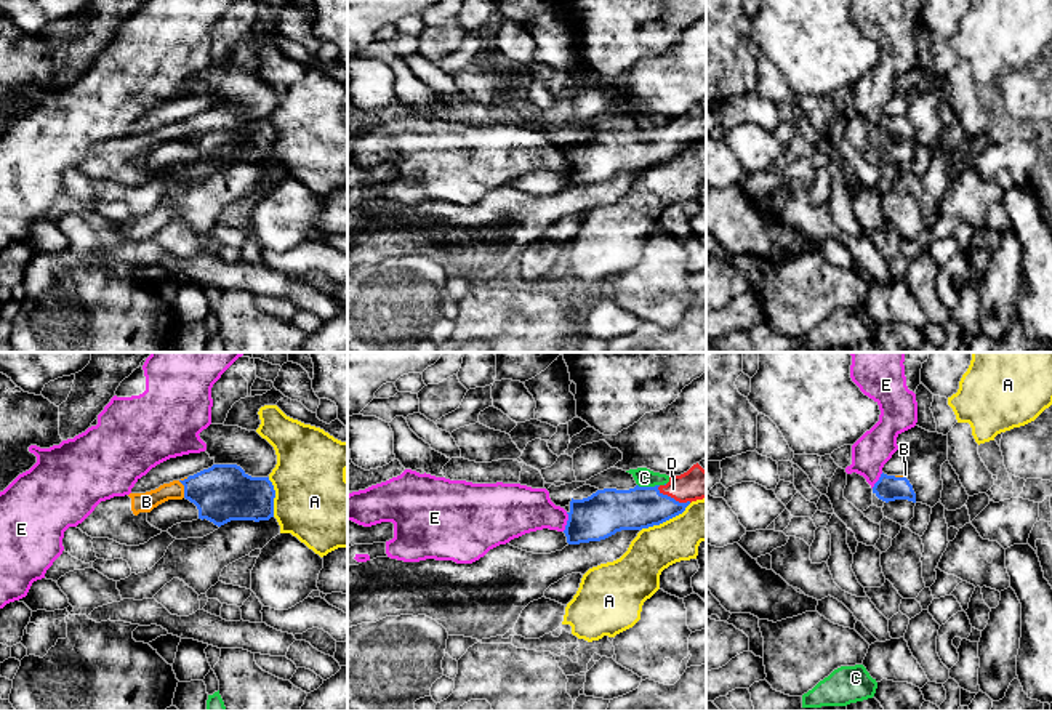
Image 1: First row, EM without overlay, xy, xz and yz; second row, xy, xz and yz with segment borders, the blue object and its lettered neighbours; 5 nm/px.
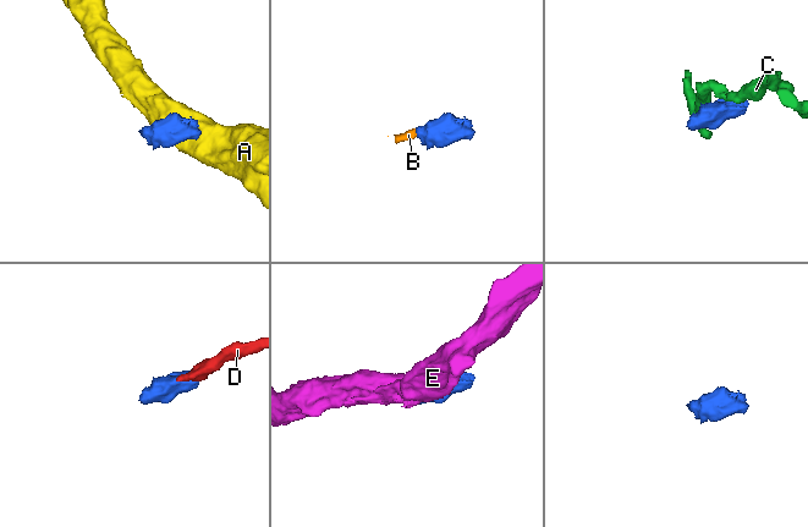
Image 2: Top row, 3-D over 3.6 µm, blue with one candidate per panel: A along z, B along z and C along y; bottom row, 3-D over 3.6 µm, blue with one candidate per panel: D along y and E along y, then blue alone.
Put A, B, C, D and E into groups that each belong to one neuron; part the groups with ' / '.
A / B D / C / E

